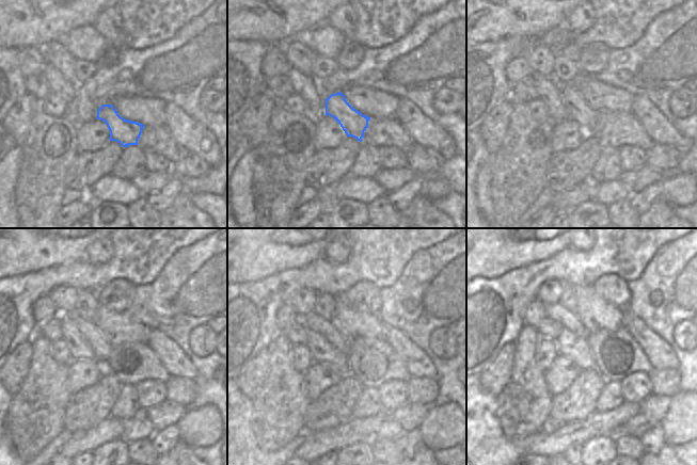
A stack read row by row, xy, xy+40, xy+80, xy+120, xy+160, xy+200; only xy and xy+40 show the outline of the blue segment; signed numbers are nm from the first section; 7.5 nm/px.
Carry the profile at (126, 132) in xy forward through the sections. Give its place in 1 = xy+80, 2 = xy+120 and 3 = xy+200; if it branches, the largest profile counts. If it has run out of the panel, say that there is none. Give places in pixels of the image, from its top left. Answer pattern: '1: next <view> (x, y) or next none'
1: next xy+80 (577, 109)
2: next xy+120 (99, 345)
3: next xy+200 (567, 319)

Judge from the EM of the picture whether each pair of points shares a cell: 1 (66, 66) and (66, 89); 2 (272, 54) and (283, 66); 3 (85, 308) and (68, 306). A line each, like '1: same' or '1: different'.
1: different
2: same
3: different

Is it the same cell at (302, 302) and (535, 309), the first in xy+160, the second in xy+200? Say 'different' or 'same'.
different

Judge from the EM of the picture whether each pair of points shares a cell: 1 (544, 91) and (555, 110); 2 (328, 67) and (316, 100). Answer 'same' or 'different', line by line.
1: same
2: different

